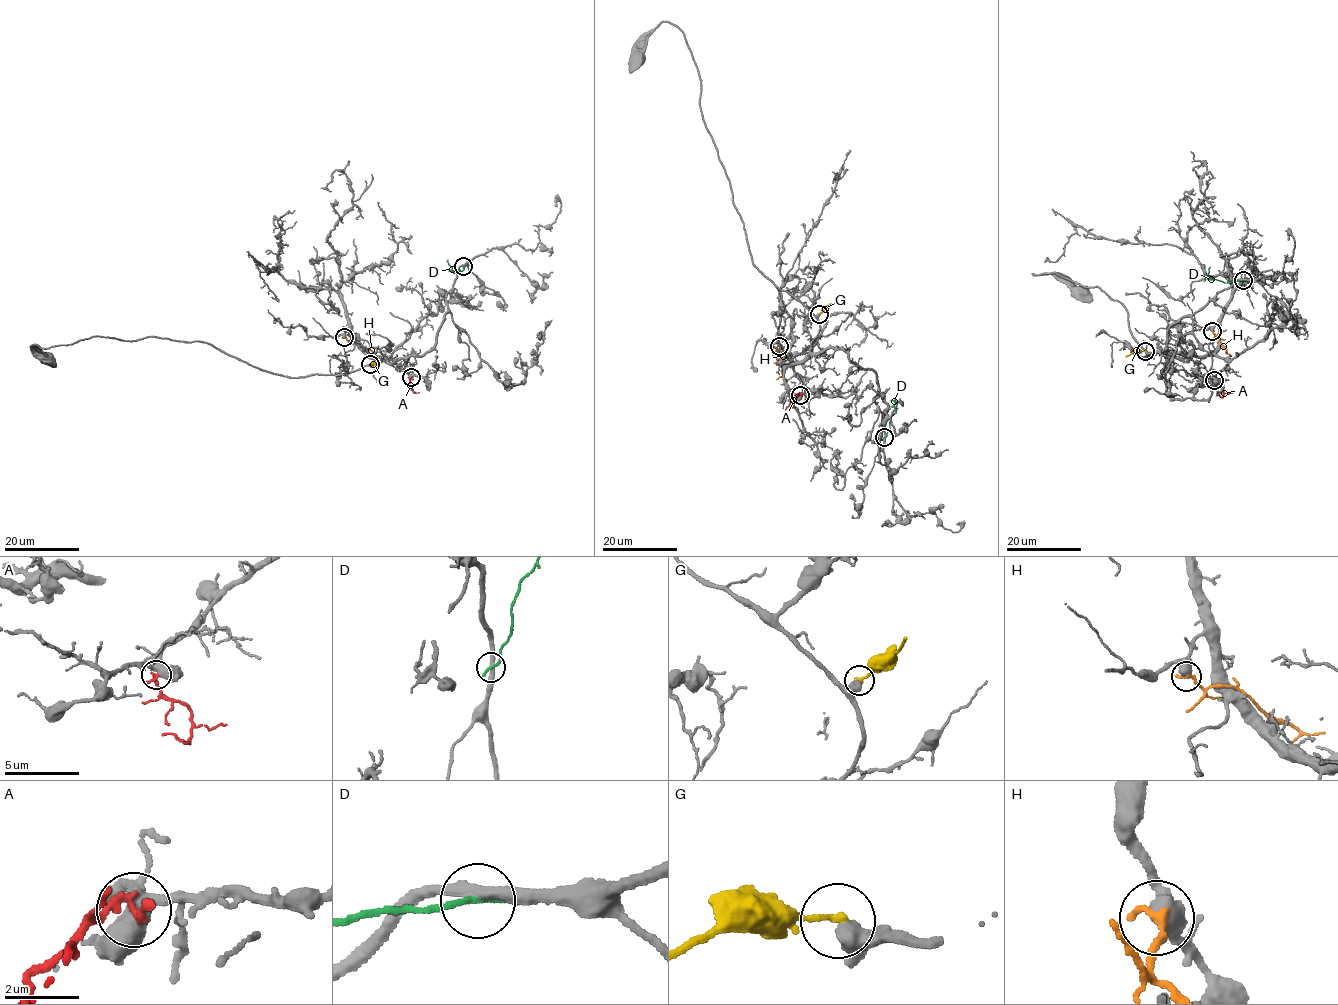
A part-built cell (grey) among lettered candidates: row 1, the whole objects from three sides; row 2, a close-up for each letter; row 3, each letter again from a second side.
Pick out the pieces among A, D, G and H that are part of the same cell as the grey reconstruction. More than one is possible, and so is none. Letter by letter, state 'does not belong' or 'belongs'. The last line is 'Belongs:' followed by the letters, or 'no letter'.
A: does not belong
D: does not belong
G: belongs
H: does not belong
Belongs: G

